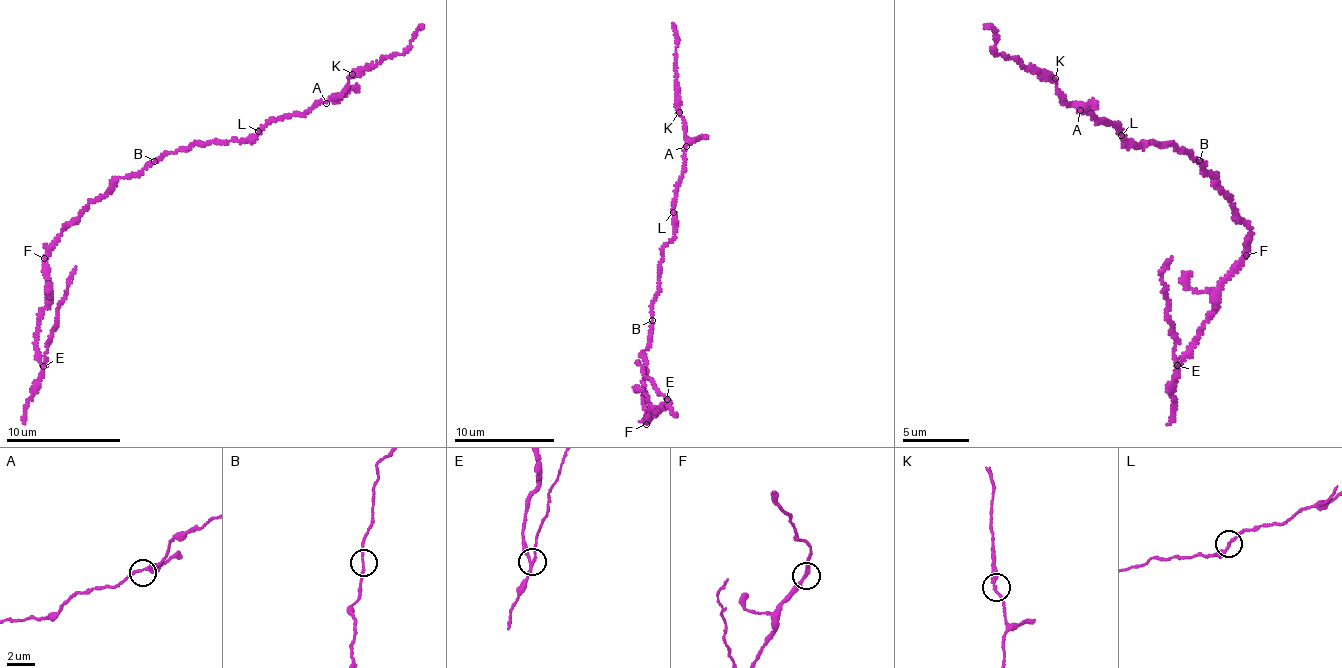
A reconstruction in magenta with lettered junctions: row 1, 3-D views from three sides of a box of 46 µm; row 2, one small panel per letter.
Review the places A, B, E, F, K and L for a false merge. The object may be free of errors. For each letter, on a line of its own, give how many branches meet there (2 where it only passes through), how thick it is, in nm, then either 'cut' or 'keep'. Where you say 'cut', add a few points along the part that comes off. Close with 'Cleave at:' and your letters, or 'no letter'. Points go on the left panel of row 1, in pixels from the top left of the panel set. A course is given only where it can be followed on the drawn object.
A: 3 | 200 nm | keep
B: 2 | 150 nm | keep
E: 3 | 200 nm | cut | (43, 366), (67, 279), (75, 266)
F: 3 | 240 nm | keep
K: 2 | 280 nm | keep
L: 2 | 200 nm | keep
Cleave at: E

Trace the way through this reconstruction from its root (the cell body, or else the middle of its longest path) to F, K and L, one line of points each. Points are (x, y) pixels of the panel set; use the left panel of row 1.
F: (156, 161), (116, 180), (115, 185), (70, 223), (44, 258)
K: (156, 161), (194, 143), (202, 146), (211, 142), (247, 141), (274, 121), (335, 99), (344, 91), (352, 74)
L: (156, 161), (194, 143), (202, 146), (211, 142), (247, 141), (258, 131)

